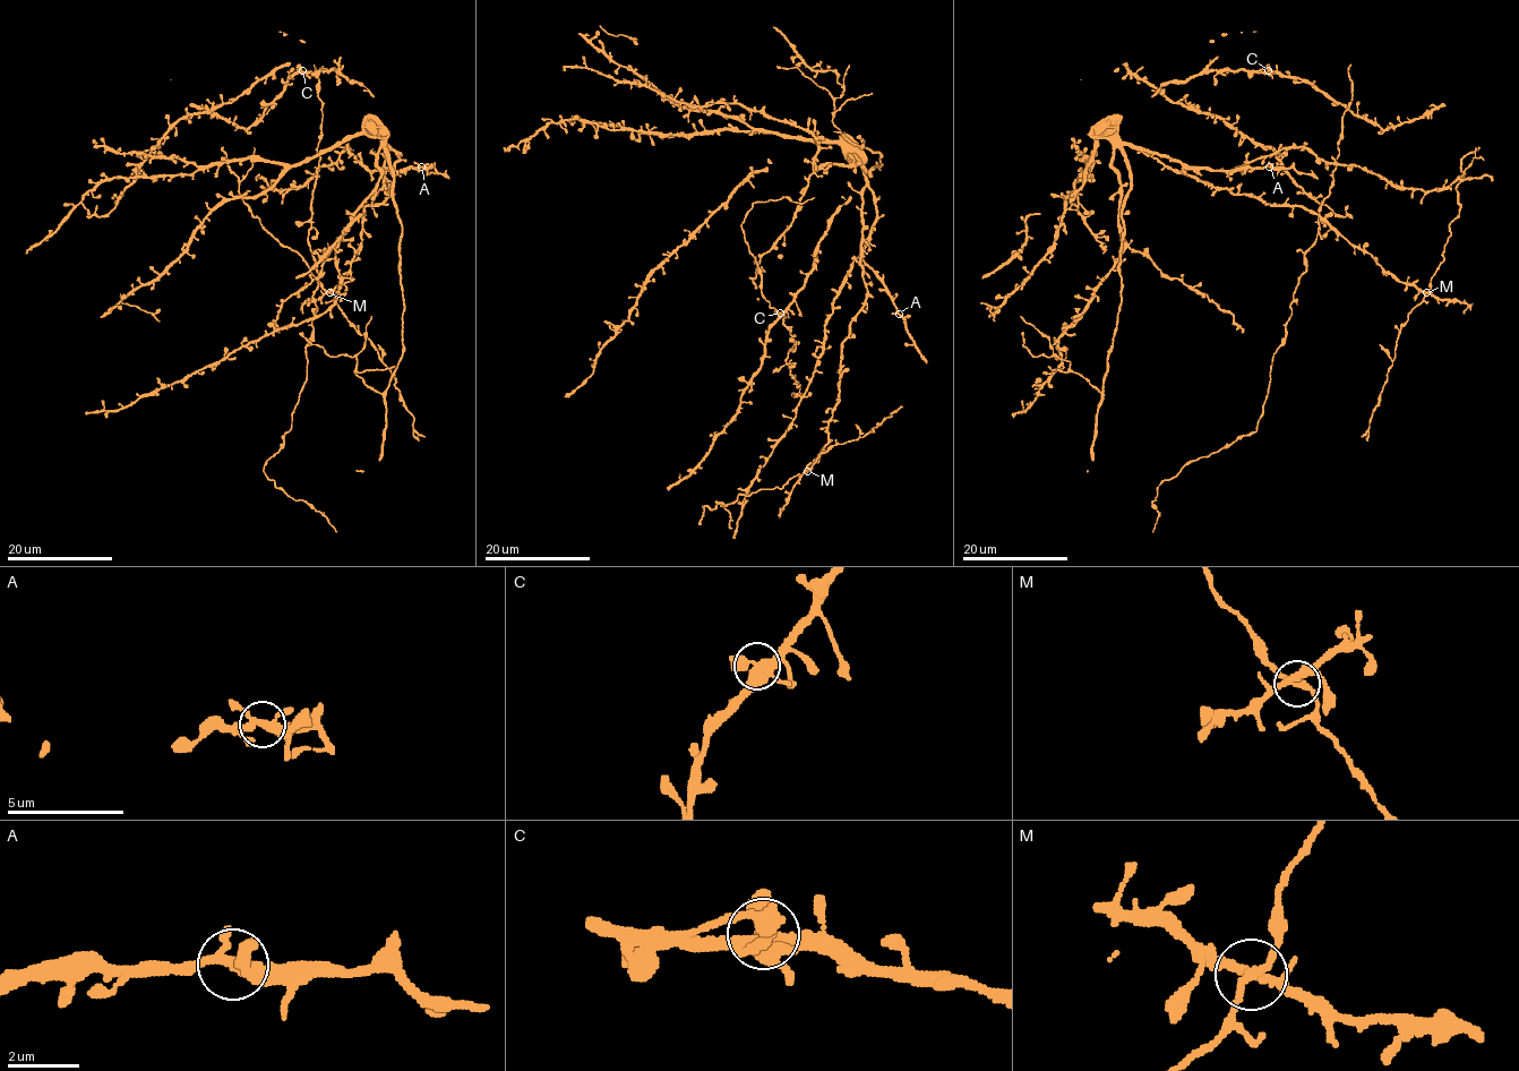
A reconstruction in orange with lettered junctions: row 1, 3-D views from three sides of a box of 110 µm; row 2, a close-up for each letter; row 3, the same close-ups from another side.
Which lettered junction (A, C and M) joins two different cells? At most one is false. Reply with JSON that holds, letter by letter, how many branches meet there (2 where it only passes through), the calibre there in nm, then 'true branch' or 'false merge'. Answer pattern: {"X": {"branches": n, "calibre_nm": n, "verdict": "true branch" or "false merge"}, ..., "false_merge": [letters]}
{"A": {"branches": 4, "calibre_nm": 240, "verdict": "true branch"}, "C": {"branches": 4, "calibre_nm": 380, "verdict": "true branch"}, "M": {"branches": 4, "calibre_nm": 240, "verdict": "false merge"}, "false_merge": ["M"]}

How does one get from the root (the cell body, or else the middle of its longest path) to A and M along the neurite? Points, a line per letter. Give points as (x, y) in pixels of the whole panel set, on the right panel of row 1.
A: (1201, 169), (1269, 166)
M: (1201, 169), (1141, 151), (1234, 194), (1311, 210), (1365, 250), (1386, 271), (1426, 292)

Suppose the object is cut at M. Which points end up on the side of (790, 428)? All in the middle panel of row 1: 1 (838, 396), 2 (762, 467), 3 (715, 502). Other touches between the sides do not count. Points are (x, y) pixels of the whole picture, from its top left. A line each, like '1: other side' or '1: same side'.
1: same side
2: same side
3: other side

